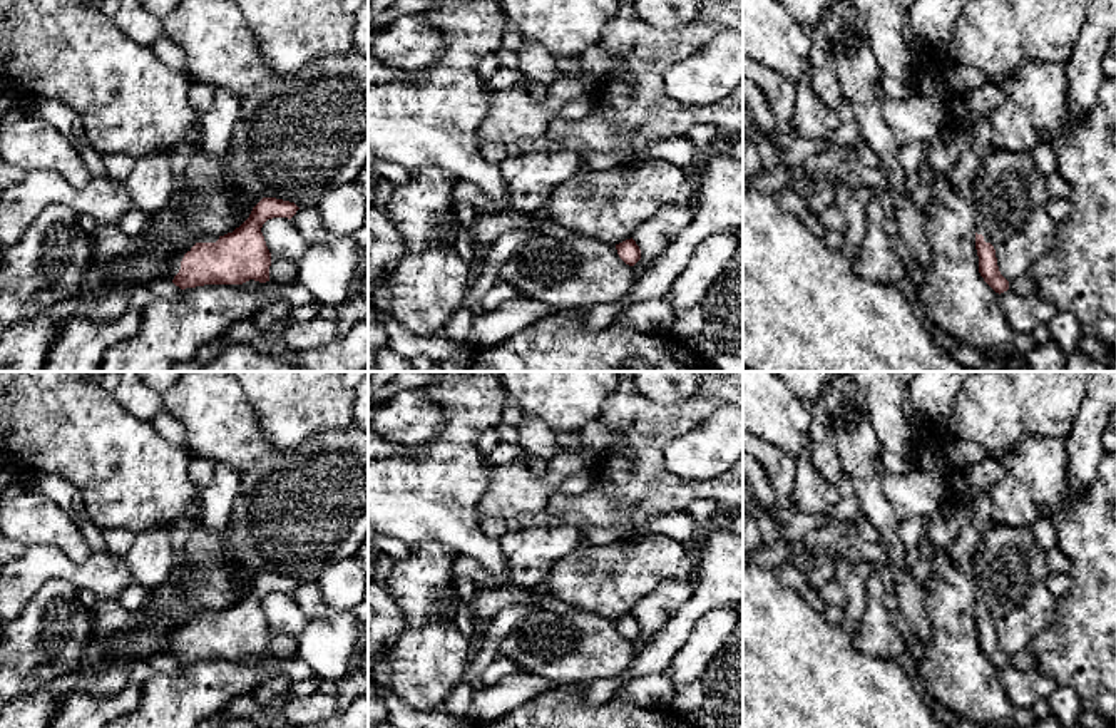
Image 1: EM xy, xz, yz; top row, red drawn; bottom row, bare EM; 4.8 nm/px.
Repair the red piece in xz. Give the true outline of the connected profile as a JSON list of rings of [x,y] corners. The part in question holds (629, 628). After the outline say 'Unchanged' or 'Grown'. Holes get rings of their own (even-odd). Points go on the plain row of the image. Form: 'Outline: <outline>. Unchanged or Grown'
Outline: [[[632,613],[616,619],[616,624],[619,633],[629,641],[634,641],[641,634],[641,624]]]. Unchanged

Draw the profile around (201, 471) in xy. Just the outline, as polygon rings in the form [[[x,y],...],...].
[[[192,457],[189,465],[191,482],[202,492],[214,479],[218,462],[206,457]]]

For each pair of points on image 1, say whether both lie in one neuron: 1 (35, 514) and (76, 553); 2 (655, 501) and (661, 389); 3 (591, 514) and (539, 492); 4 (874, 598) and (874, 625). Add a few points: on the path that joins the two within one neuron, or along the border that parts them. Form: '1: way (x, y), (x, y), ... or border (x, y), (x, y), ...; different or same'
1: way (46, 524), (66, 543); same
2: border (636, 389), (660, 402), (680, 402), (696, 390); different
3: border (554, 489), (544, 509); different
4: way (874, 604), (874, 618); same

